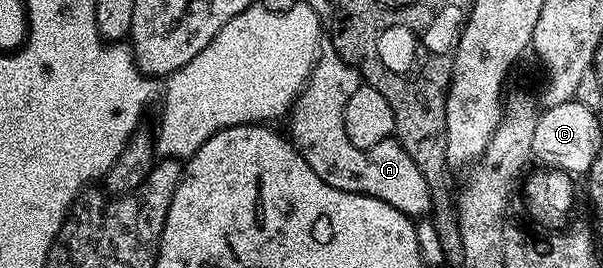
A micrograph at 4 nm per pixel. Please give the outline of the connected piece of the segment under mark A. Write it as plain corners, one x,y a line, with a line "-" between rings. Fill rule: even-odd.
333,48
320,49
315,59
315,67
311,69
306,84
299,91
299,97
295,99
289,111
291,143
297,148
297,152
301,152
305,164
309,164
309,168
313,168
313,172
317,172
317,176
321,176
325,184
345,192
373,196
389,204
389,208
397,208
397,212
407,215
412,220
422,219
431,213
431,186
425,180
425,176
421,176
417,164
413,164
409,152
401,148
399,141
390,137
381,144
373,144
373,148
362,150
349,144
349,136
345,136
345,104
349,104
349,96
357,92
360,84
358,70
354,70
338,52

